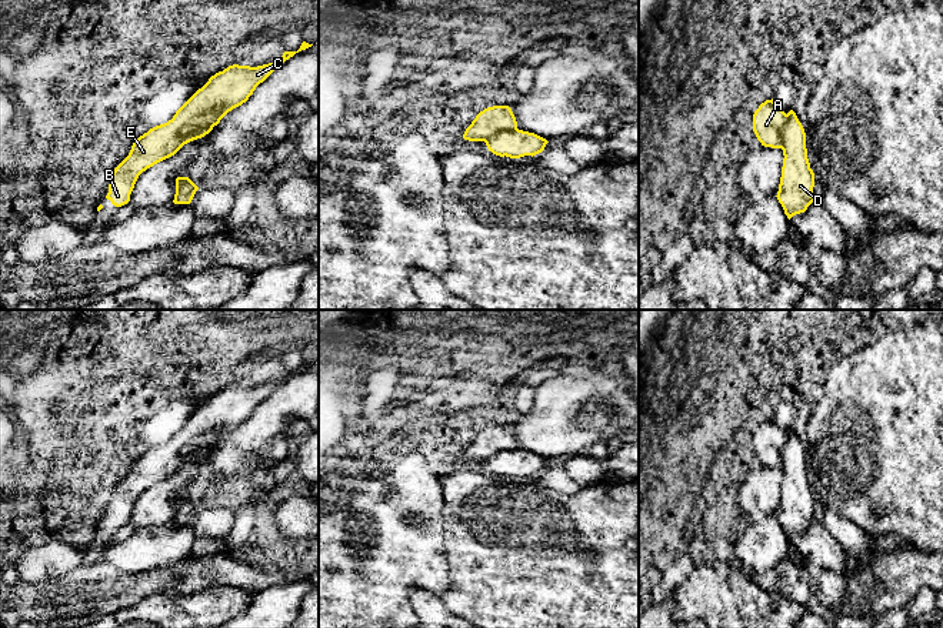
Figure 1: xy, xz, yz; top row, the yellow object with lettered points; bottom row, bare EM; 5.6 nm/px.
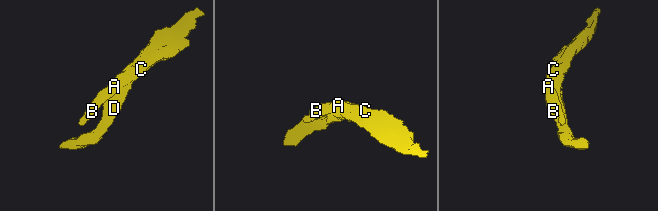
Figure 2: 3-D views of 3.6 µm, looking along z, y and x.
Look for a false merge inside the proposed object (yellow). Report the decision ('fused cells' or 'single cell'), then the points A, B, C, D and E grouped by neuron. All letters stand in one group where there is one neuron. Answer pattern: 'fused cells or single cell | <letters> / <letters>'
fused cells | A B C E / D

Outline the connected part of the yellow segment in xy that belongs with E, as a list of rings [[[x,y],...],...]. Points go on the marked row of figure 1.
[[[303,41],[297,51],[284,51],[277,61],[257,67],[233,64],[211,76],[176,111],[171,120],[150,128],[133,143],[129,156],[111,174],[106,198],[116,207],[127,204],[139,176],[154,164],[174,156],[181,148],[186,140],[181,137],[180,130],[186,124],[207,110],[226,116],[246,103],[256,87],[280,64],[311,46]]]

